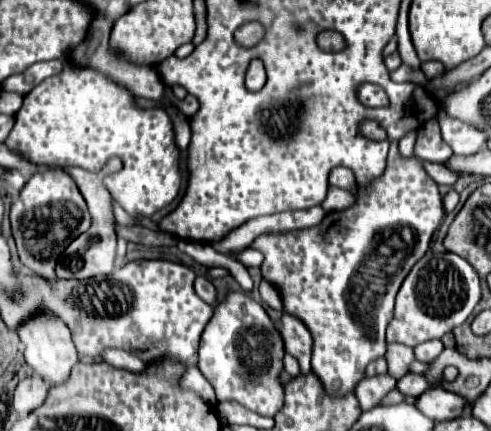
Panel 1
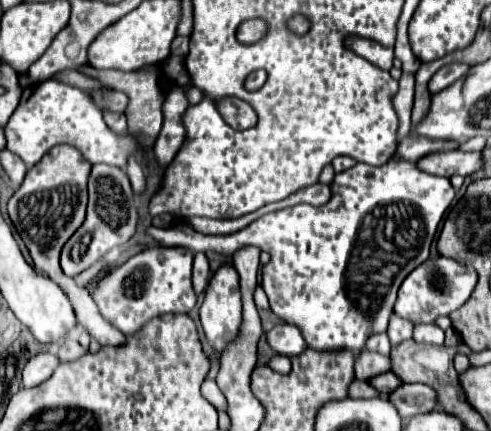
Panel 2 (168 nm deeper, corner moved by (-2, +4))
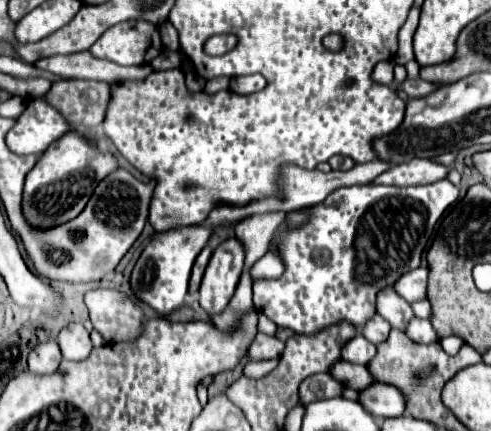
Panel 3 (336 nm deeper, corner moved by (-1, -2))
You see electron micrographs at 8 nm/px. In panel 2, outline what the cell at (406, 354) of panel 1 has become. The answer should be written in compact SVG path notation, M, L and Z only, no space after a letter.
M392 314L390 326L388 326L390 344L392 344L392 346L398 346L400 342L410 340L410 338L412 338L412 330L414 330L414 326L412 326L408 320L402 320L402 318L398 318L396 314Z

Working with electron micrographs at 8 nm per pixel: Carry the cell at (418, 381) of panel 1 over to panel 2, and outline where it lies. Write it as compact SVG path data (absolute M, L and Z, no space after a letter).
M386 372L386 374L380 374L378 378L372 378L370 384L372 384L376 390L380 390L382 394L388 396L392 390L396 390L398 386L402 386L402 380L400 380L400 376L396 376L394 372Z

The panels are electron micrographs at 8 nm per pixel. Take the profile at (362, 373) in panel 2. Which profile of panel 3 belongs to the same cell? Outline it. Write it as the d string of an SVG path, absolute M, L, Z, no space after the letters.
M355 334L351 338L351 344L343 346L343 360L353 364L367 364L375 356L375 344L371 344L365 336Z

